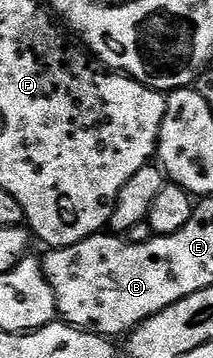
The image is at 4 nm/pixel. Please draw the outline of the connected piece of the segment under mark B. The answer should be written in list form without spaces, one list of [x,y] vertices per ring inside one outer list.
[[[103,232],[101,234],[93,234],[92,237],[80,240],[71,246],[50,248],[45,252],[47,253],[46,258],[43,257],[41,259],[41,264],[48,284],[52,284],[52,292],[56,296],[56,304],[58,305],[61,321],[71,326],[77,326],[79,330],[88,330],[91,334],[103,336],[115,336],[114,334],[126,336],[129,335],[131,330],[136,329],[141,322],[156,316],[156,312],[164,312],[164,308],[176,304],[176,300],[178,300],[178,238],[172,238],[171,234],[153,236],[146,243],[132,243],[127,241],[125,237],[113,232]]]

